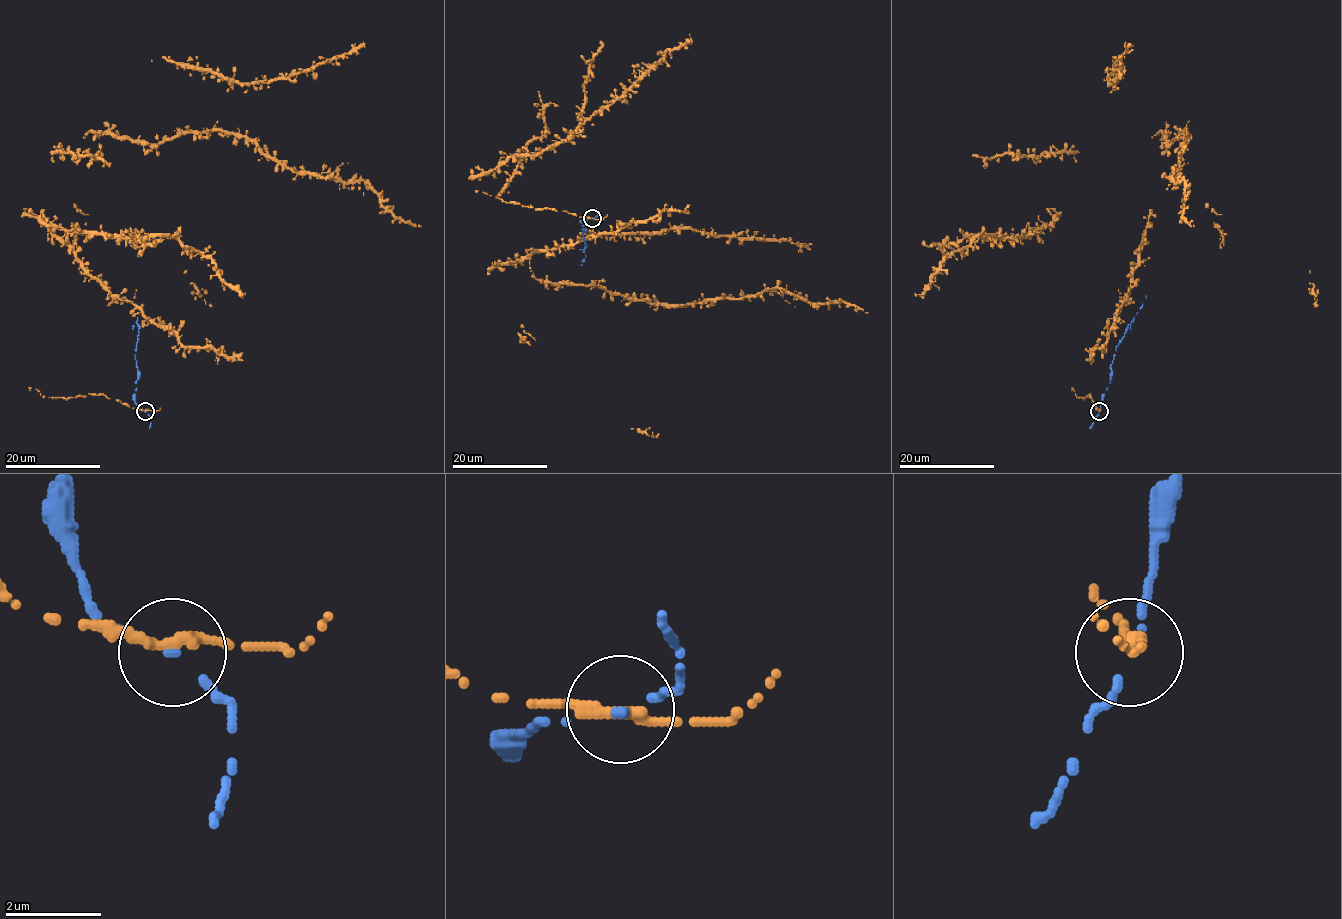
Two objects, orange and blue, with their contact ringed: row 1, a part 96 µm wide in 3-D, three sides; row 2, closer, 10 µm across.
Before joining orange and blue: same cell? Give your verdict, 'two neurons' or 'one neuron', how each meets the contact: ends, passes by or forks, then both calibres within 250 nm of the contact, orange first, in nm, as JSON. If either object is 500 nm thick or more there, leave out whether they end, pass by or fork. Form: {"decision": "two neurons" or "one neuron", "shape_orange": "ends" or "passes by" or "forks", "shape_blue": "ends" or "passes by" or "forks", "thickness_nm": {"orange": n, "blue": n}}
{"decision": "two neurons", "shape_orange": "passes by", "shape_blue": "ends", "thickness_nm": {"orange": 280, "blue": 140}}

